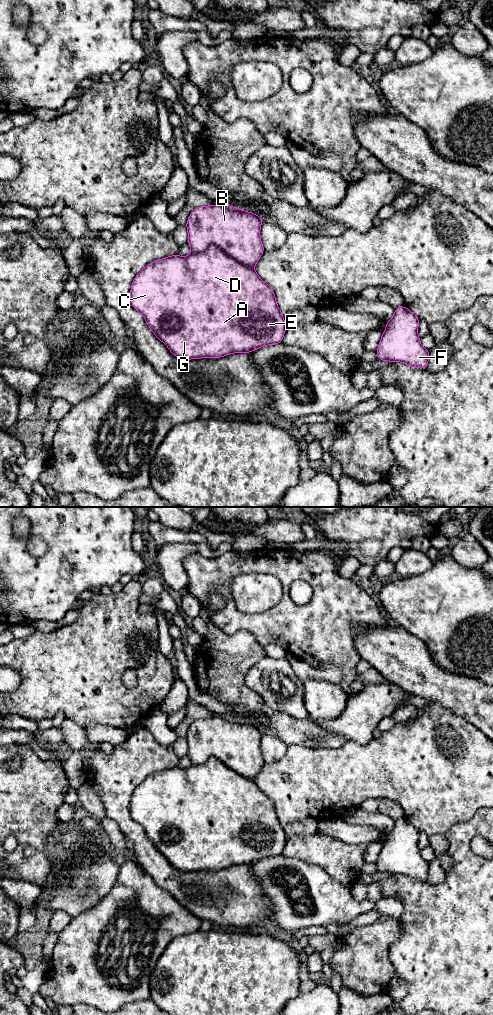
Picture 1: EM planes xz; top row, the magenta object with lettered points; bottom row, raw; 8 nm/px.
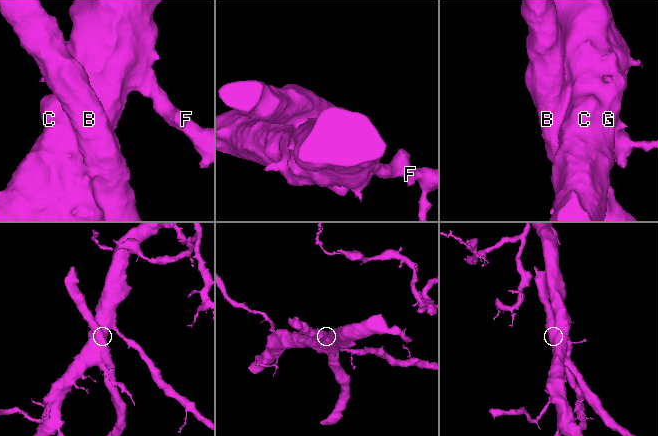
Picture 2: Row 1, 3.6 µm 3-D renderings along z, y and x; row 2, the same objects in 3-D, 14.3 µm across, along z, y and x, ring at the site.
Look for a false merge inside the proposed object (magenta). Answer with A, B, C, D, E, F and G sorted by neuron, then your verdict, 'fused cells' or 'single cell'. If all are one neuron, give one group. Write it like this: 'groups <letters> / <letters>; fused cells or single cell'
groups A C D E F G / B; fused cells

